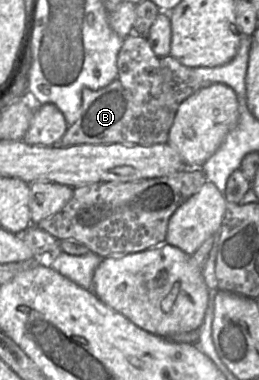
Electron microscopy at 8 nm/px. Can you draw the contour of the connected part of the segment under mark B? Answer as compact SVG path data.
M170 55L160 58L160 65L163 74L161 93L148 101L137 101L118 79L97 91L84 89L78 120L68 126L63 137L54 146L115 143L151 146L167 143L178 107L195 92L212 83L202 80L194 73L193 68L182 65Z

